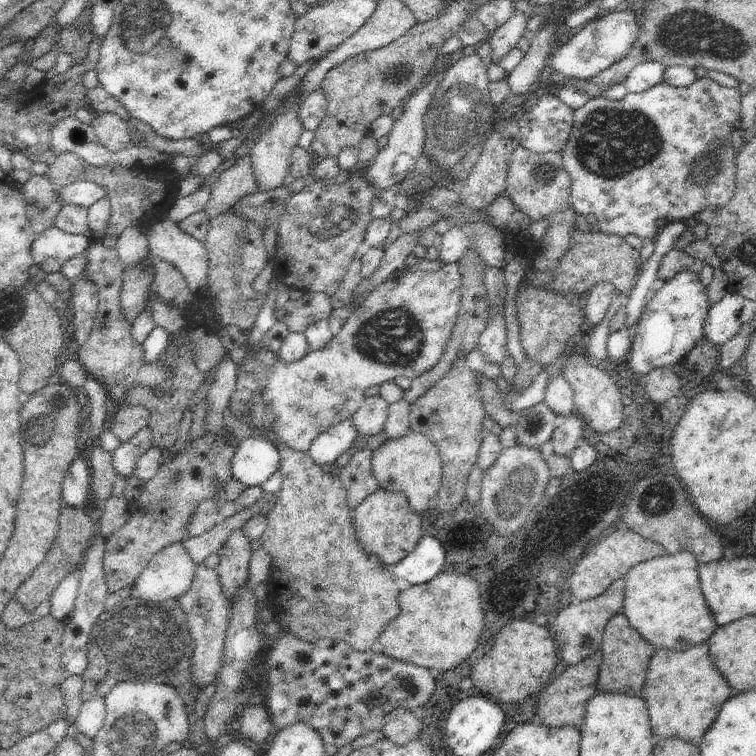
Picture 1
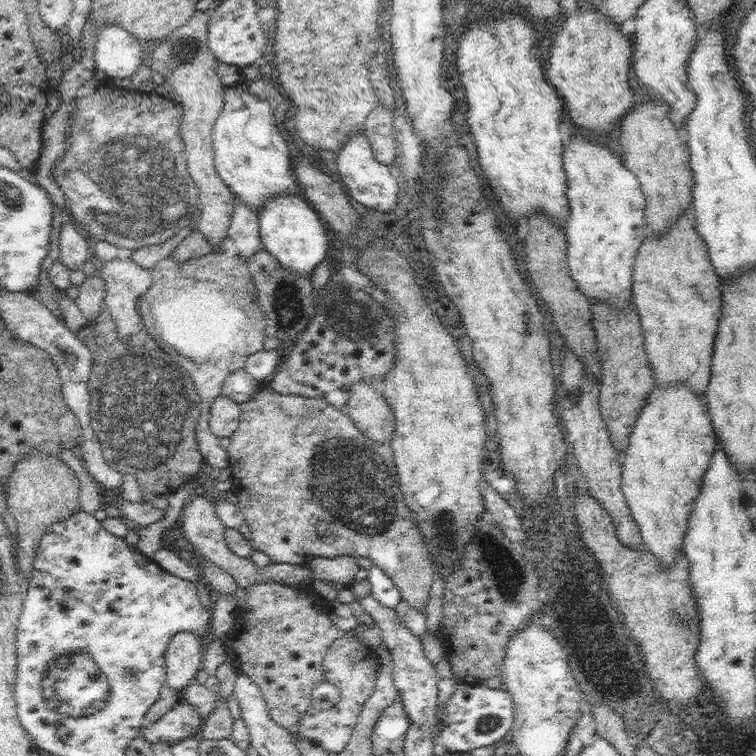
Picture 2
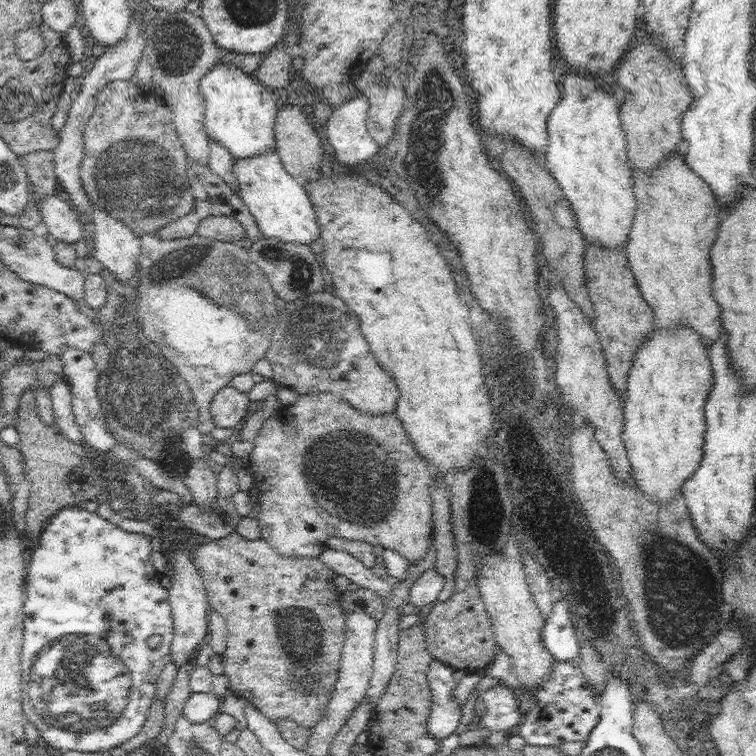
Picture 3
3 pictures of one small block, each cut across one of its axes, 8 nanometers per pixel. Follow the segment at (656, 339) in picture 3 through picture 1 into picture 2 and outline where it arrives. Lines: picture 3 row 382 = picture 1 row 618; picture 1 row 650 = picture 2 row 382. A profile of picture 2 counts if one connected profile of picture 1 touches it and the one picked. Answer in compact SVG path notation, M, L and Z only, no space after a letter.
M683 380L670 388L654 388L646 402L632 427L626 455L622 457L621 489L633 519L640 526L645 546L663 566L671 566L683 549L693 502L710 467L717 436L706 402Z

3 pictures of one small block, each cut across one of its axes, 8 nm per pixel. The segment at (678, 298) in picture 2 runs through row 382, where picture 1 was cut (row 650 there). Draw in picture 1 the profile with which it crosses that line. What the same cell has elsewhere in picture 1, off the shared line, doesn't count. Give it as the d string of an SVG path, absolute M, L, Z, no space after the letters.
M700 644L686 652L665 648L656 650L648 664L644 692L648 692L646 706L652 720L652 732L660 738L678 736L693 744L704 738L732 694L730 686L708 658L708 644Z

